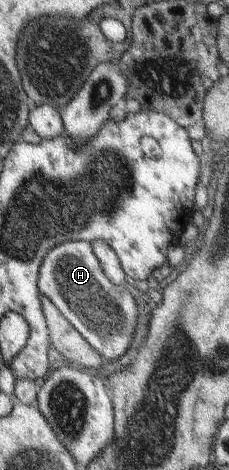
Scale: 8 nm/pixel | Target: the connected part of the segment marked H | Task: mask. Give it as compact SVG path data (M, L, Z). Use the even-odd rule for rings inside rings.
M70 241L56 246L45 258L39 286L109 362L119 360L128 352L138 328L138 302L128 285L114 284L103 269L93 243Z

